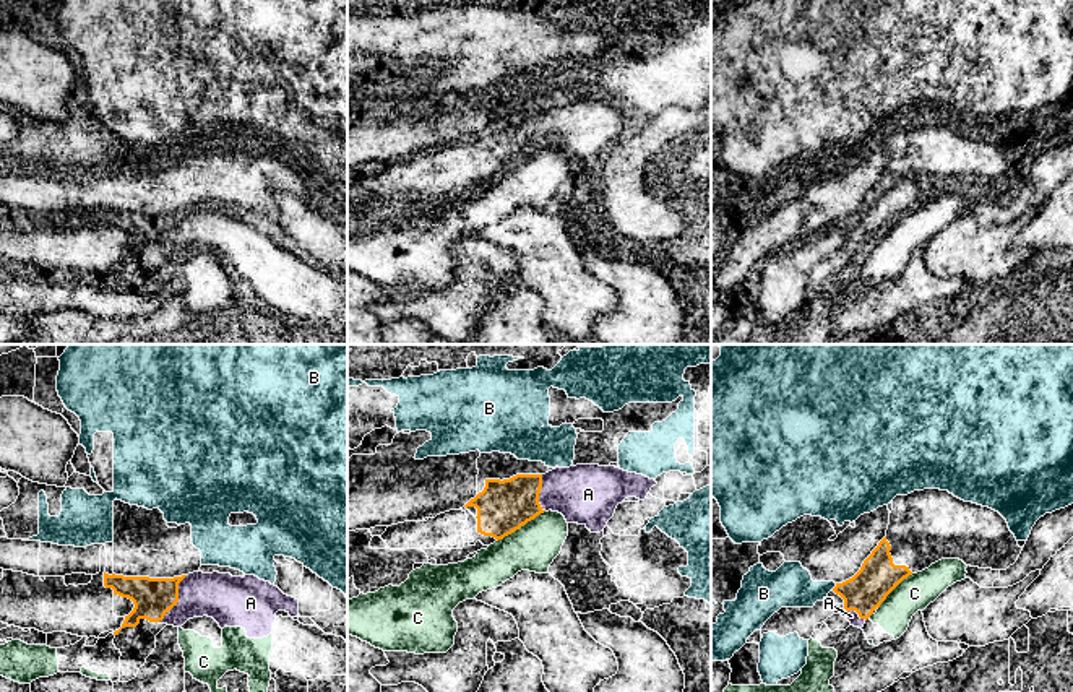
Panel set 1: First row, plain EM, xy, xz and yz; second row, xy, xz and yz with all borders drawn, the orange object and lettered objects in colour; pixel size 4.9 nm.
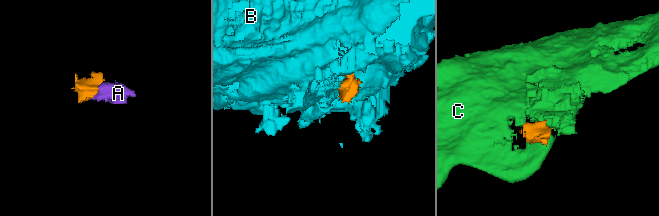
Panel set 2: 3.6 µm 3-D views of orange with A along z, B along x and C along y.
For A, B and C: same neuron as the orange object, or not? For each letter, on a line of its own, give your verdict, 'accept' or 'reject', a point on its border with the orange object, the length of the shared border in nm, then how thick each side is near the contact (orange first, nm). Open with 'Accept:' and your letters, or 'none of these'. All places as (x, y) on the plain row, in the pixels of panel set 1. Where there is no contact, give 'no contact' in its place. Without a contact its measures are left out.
Accept: A
A: accept; meets orange in xy at (177, 236); contact 280 nm long; 190 nm thick on the orange side, 240 nm on the other
B: reject; meets orange in yz at (835, 223); contact 50 nm long; 190 nm thick on the orange side, 220 nm on the other
C: reject; meets orange in xz at (520, 163); contact 280 nm long; 260 nm thick on the orange side, 240 nm on the other

